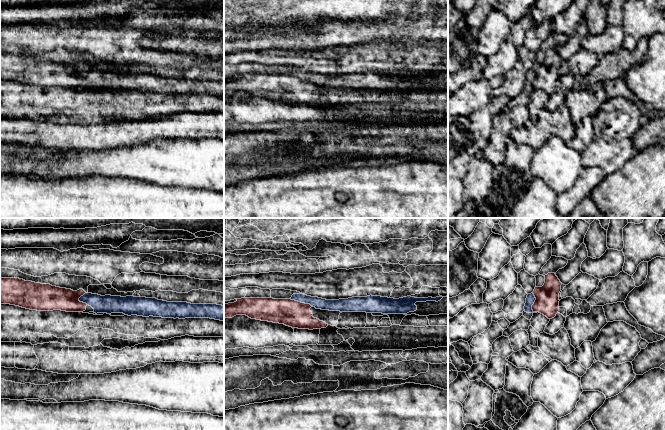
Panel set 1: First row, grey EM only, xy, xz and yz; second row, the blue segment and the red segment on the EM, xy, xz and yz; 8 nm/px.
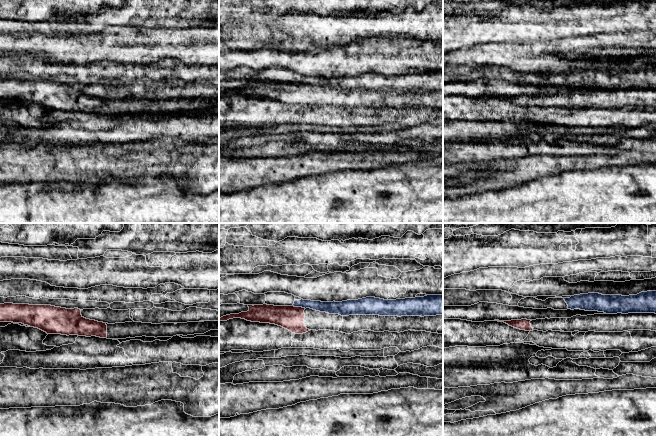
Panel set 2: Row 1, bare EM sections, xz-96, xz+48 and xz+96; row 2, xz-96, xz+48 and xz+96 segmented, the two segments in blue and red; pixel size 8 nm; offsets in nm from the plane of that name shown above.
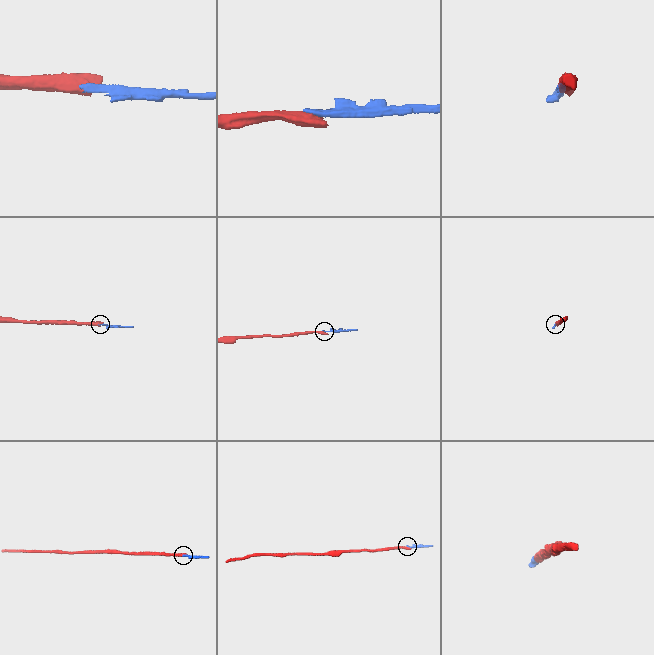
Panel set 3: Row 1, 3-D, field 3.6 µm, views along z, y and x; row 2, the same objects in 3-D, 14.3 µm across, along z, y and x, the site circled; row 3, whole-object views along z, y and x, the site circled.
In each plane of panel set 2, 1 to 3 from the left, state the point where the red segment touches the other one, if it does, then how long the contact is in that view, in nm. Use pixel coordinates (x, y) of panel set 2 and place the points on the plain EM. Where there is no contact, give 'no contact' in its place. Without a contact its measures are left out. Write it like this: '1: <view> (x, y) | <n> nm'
1: no contact
2: xz+48 (299, 82) | 110 nm
3: no contact

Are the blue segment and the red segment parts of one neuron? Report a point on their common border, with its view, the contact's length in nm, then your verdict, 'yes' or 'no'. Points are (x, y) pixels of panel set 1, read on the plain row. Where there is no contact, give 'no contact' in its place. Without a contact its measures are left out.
xz (301, 78) | 190 nm | no

